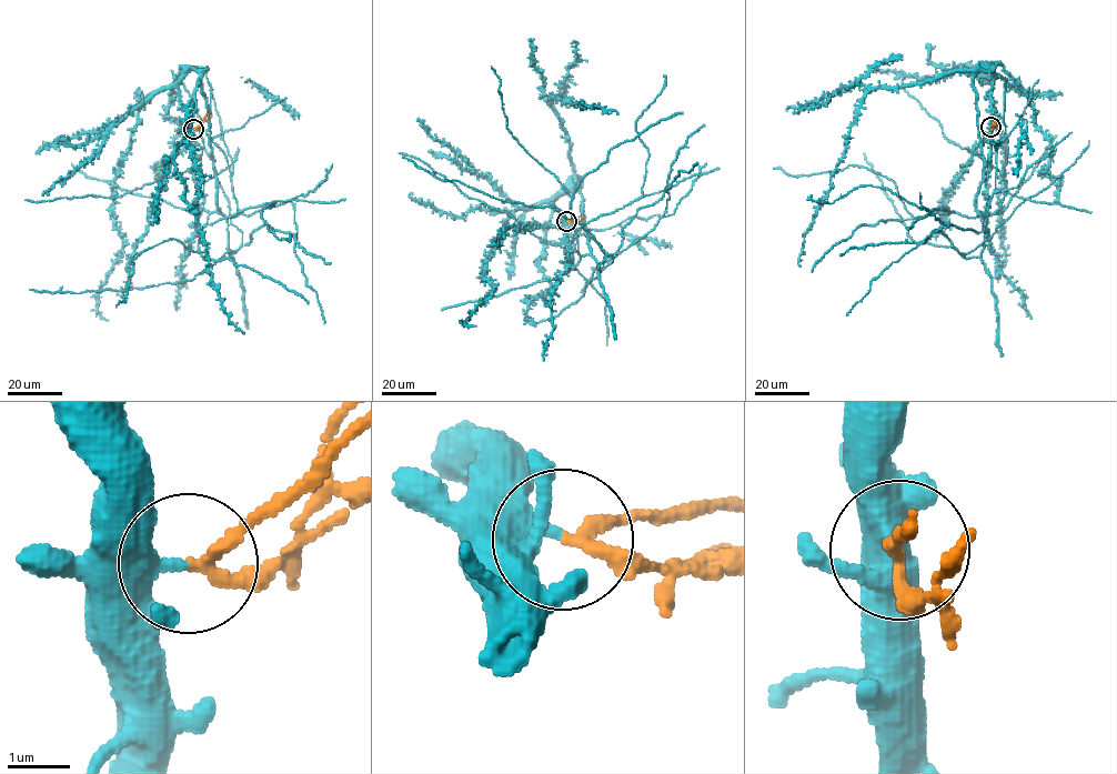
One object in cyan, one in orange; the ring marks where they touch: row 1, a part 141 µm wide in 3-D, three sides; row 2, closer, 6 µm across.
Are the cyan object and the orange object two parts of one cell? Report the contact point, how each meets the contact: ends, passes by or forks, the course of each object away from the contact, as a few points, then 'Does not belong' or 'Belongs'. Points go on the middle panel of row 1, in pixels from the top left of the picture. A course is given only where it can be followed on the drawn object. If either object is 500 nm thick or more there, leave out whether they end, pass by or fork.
Place: (566, 221). At the ring cyan ends. At the ring orange passes by. Course of cyan: (566, 221), (552, 200), (575, 178), (597, 271), (602, 247), (554, 208), (496, 199), (402, 157). Course of orange: (566, 221), (571, 222), (582, 217). Does not belong

